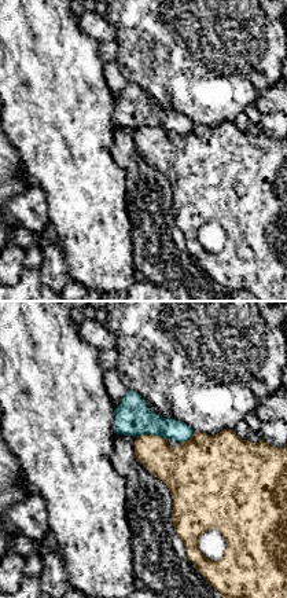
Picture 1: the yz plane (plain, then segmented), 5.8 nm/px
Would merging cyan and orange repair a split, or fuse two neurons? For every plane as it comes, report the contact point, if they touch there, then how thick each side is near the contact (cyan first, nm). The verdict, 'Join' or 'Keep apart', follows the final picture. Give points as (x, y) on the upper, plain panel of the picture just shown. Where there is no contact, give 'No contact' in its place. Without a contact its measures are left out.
Touches cyan at (151, 125). Thickness 200 nm (cyan) against 220 nm

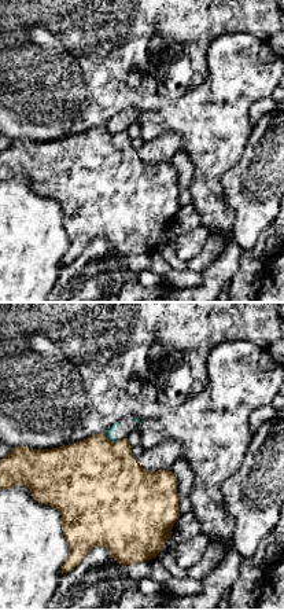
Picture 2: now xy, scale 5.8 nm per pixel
Touches cyan at (111, 132). Thickness 50 nm (cyan) against 480 nm

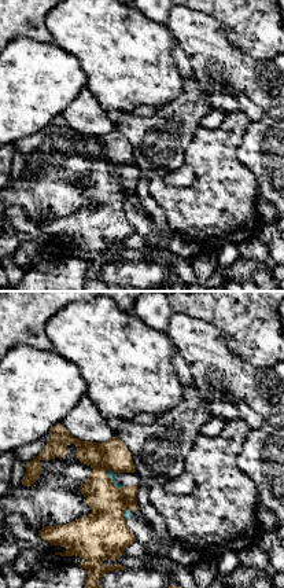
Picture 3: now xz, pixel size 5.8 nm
Touches cyan at (113, 173). Thickness 50 nm (cyan) against 220 nm

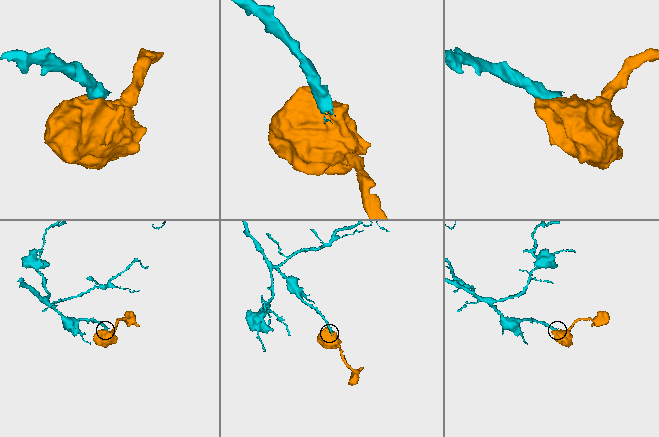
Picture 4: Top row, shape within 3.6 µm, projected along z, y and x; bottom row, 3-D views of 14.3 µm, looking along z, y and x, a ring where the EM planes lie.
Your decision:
Keep apart

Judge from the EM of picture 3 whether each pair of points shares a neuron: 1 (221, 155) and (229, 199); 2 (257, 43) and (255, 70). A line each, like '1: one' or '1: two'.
1: one
2: two

